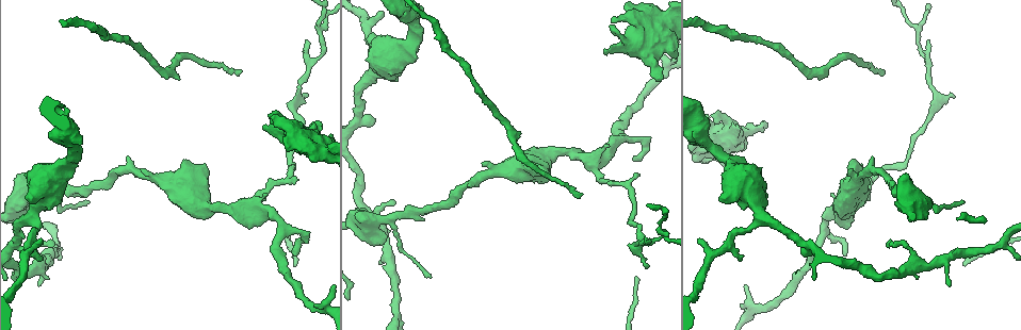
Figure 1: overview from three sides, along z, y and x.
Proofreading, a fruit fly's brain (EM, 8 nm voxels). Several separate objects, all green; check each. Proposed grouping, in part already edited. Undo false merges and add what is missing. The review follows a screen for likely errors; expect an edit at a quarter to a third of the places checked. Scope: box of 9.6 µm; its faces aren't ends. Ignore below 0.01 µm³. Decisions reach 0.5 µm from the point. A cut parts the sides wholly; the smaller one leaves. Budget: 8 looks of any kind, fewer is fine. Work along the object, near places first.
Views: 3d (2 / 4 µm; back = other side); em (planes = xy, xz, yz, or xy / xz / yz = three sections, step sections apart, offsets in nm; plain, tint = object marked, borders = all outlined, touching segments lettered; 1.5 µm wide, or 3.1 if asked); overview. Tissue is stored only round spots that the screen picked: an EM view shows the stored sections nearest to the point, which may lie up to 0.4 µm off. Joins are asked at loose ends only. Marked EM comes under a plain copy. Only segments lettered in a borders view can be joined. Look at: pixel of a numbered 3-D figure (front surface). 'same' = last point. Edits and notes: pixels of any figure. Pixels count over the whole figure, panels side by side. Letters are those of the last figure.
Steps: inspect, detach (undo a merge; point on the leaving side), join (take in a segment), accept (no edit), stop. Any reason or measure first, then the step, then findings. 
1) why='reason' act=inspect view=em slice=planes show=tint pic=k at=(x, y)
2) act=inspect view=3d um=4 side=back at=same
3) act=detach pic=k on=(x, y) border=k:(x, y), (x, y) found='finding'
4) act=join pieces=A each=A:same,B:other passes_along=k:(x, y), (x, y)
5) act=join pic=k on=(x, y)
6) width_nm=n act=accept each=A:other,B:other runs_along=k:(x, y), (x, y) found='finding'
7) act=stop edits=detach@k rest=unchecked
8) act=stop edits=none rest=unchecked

why='an open end' act=inspect view=3d um=4 pic=1 at=(383, 240)

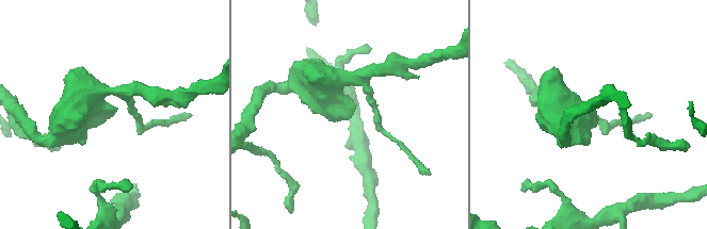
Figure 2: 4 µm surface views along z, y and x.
why='shape alone is not enough' act=inspect view=em slice=planes show=borders pic=2 at=(112, 114)

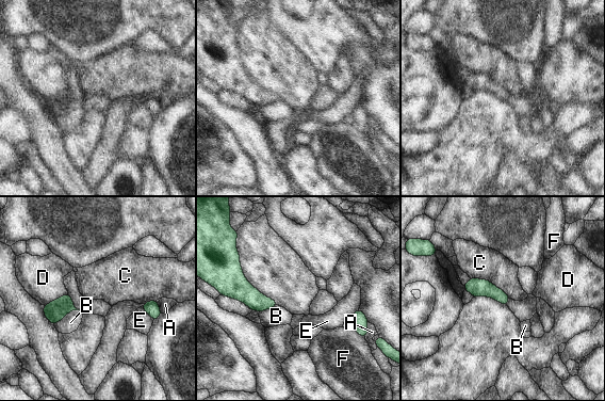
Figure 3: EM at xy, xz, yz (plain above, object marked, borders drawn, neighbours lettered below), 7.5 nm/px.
act=accept each=A:other,B:other,C:other,D:other,E:other,F:other border=3:(470, 277), (489, 281), (510, 298) found='none of them fits'

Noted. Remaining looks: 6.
why='branch stops here' act=inspect view=3d um=4 pic=1 at=(370, 119)

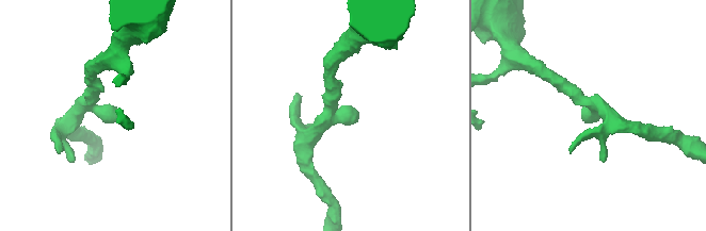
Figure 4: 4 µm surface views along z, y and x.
why='now the EM' act=inspect view=em slice=planes show=borders pic=4 at=(114, 120)

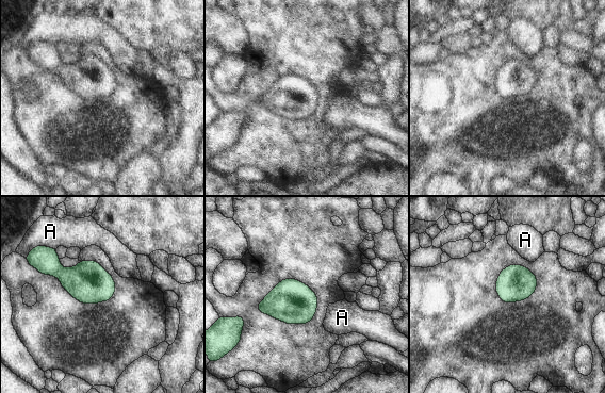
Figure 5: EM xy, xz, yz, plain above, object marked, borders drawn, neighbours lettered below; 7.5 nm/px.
longest_contact=A:60nm act=accept each=A:other border=5:(49, 247), (55, 249) found='none of them fits'

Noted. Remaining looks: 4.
why='thin end' act=inspect view=em slice=xz step=8 show=borders pic=1 at=(741, 260)

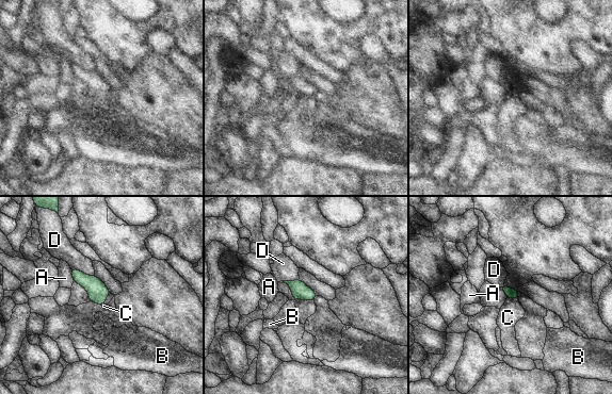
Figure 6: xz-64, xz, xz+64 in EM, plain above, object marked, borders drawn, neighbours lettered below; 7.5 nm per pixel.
why='cut it another way' act=inspect view=em slice=planes show=borders at=same

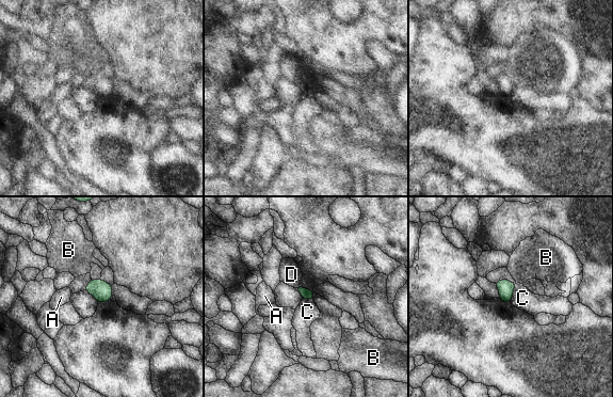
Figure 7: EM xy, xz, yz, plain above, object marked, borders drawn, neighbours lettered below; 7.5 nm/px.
act=accept each=A:other,B:other,C:other,D:other border=7:(517, 283), (510, 301) found='no lettered segment goes on from it'

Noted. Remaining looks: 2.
act=stop edits=none rest=unchecked

